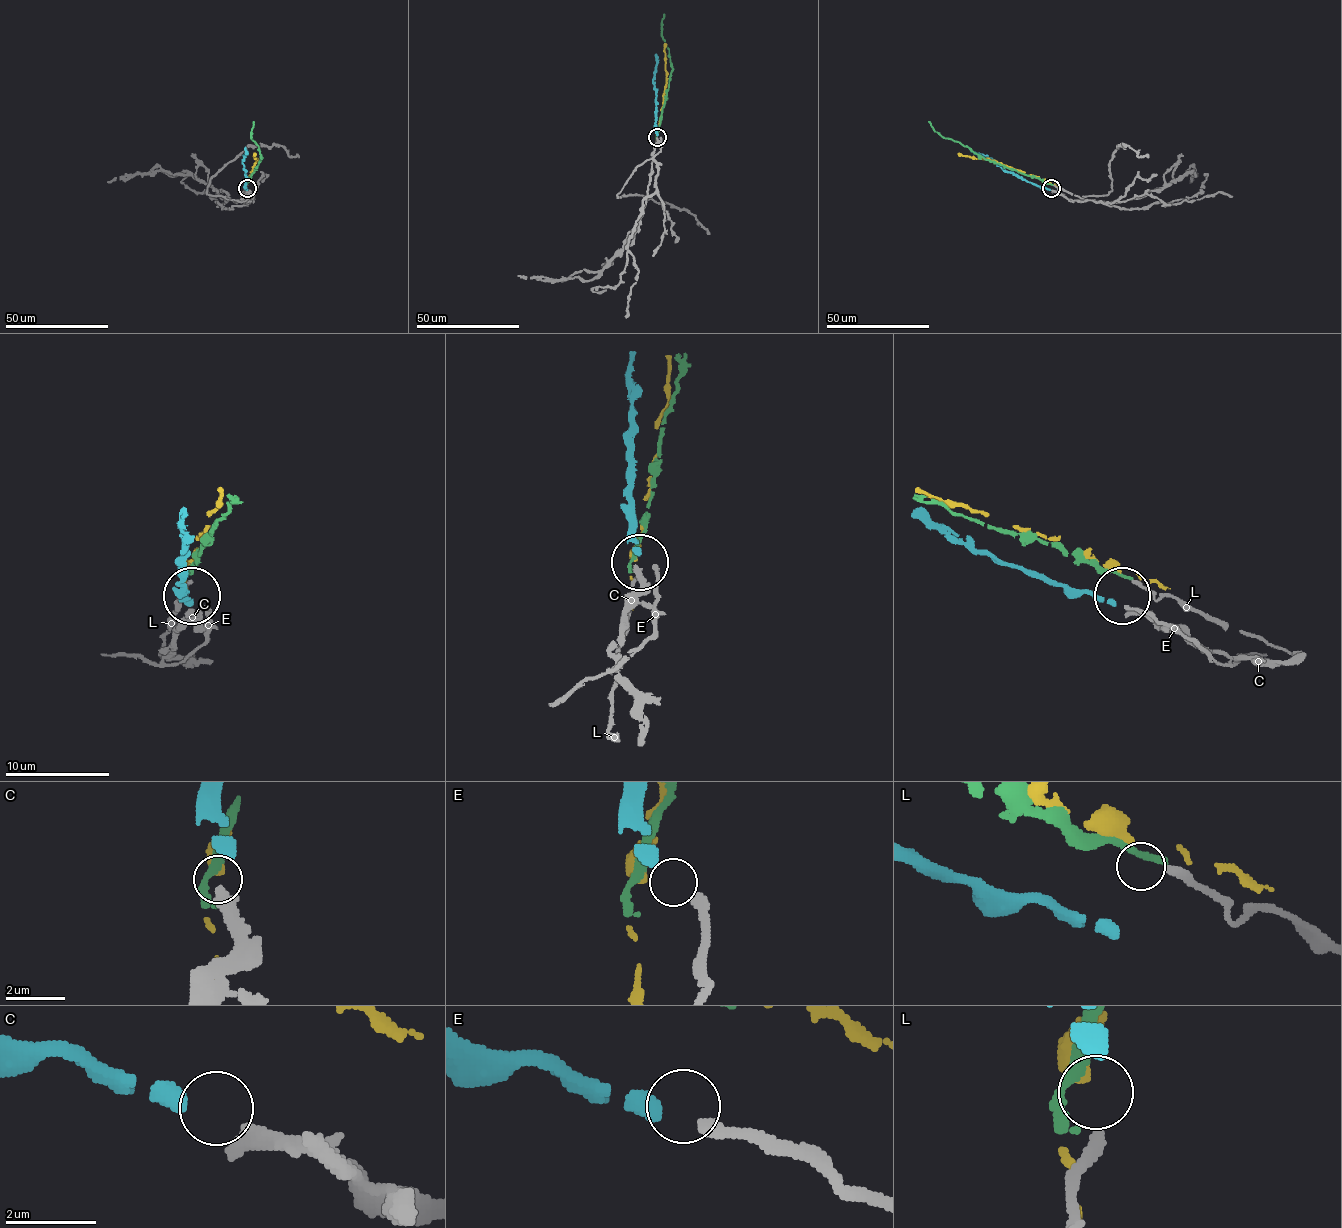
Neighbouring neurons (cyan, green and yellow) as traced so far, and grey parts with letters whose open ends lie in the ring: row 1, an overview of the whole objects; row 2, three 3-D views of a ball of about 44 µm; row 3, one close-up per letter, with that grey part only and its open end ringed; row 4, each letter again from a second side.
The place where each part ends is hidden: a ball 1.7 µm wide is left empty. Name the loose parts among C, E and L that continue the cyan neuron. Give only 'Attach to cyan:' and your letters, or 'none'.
Attach to cyan: C

